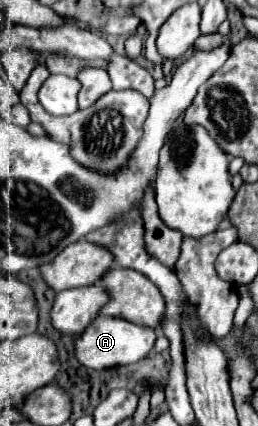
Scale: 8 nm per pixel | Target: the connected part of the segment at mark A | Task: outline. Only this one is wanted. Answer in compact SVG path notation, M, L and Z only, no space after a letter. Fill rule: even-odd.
M95 317L87 329L75 339L75 357L81 365L89 369L107 369L117 365L131 365L149 355L155 345L155 331L149 327L141 327L117 317Z

